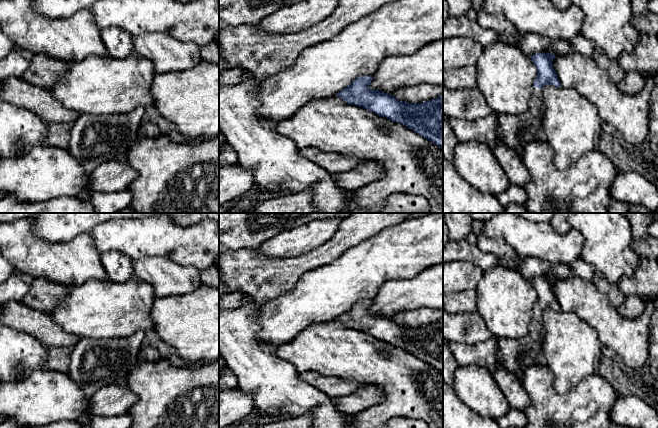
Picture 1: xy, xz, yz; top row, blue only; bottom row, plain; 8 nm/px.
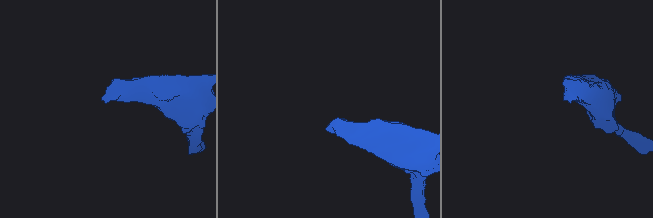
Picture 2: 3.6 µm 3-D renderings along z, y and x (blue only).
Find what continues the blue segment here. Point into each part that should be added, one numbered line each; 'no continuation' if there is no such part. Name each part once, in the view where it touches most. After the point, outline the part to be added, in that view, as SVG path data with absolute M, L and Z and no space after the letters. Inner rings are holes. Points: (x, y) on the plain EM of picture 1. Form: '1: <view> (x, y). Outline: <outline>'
1: yz (514, 355). Outline: M534 312L528 333L522 338L498 338L497 362L493 369L505 369L522 379L525 370L536 364L536 357L543 352L545 336L542 313Z

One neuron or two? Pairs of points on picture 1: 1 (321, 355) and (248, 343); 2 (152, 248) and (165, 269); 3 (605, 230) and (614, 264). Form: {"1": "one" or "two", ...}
{"1": "two", "2": "two", "3": "one"}

